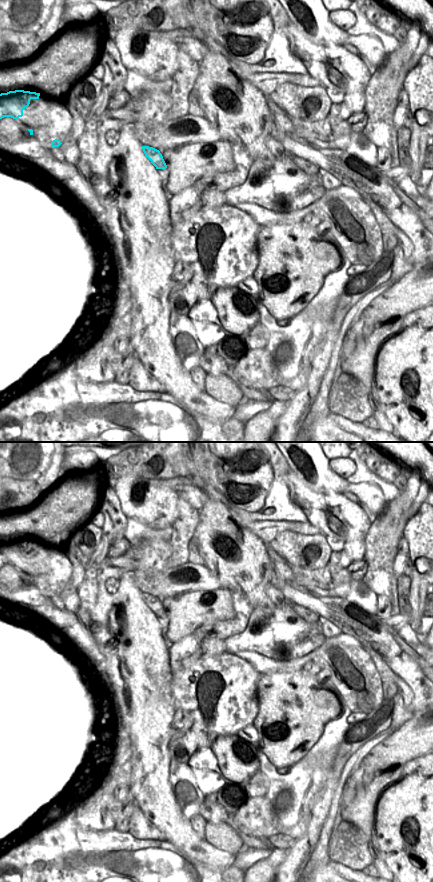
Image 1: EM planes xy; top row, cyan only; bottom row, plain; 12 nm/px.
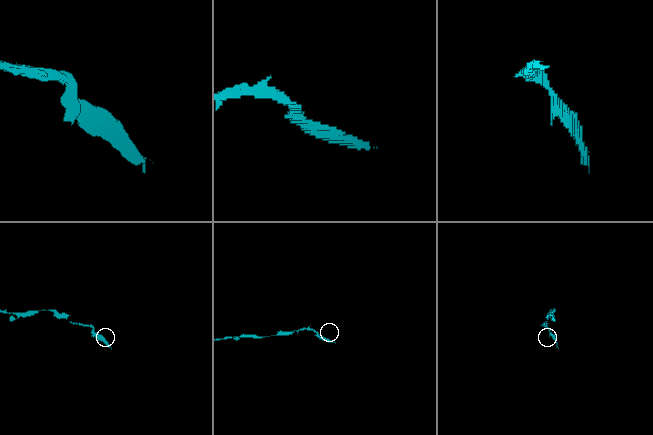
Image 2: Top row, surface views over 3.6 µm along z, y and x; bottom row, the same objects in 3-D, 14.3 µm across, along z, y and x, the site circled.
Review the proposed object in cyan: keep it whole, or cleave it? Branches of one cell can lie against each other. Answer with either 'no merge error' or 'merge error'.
no merge error

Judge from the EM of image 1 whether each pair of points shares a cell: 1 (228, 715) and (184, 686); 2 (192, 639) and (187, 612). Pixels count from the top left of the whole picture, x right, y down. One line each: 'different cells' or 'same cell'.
1: same cell
2: different cells

